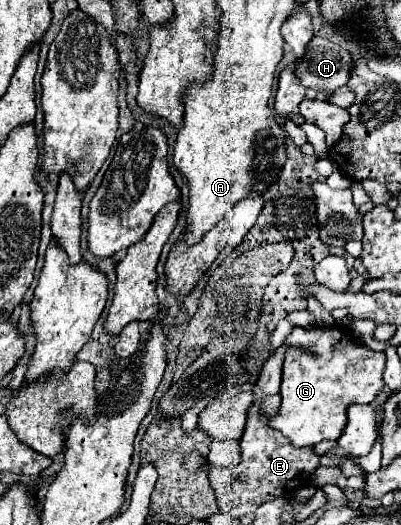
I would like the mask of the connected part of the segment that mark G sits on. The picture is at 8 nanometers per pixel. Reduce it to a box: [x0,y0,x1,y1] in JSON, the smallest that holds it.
[269,324,385,446]

